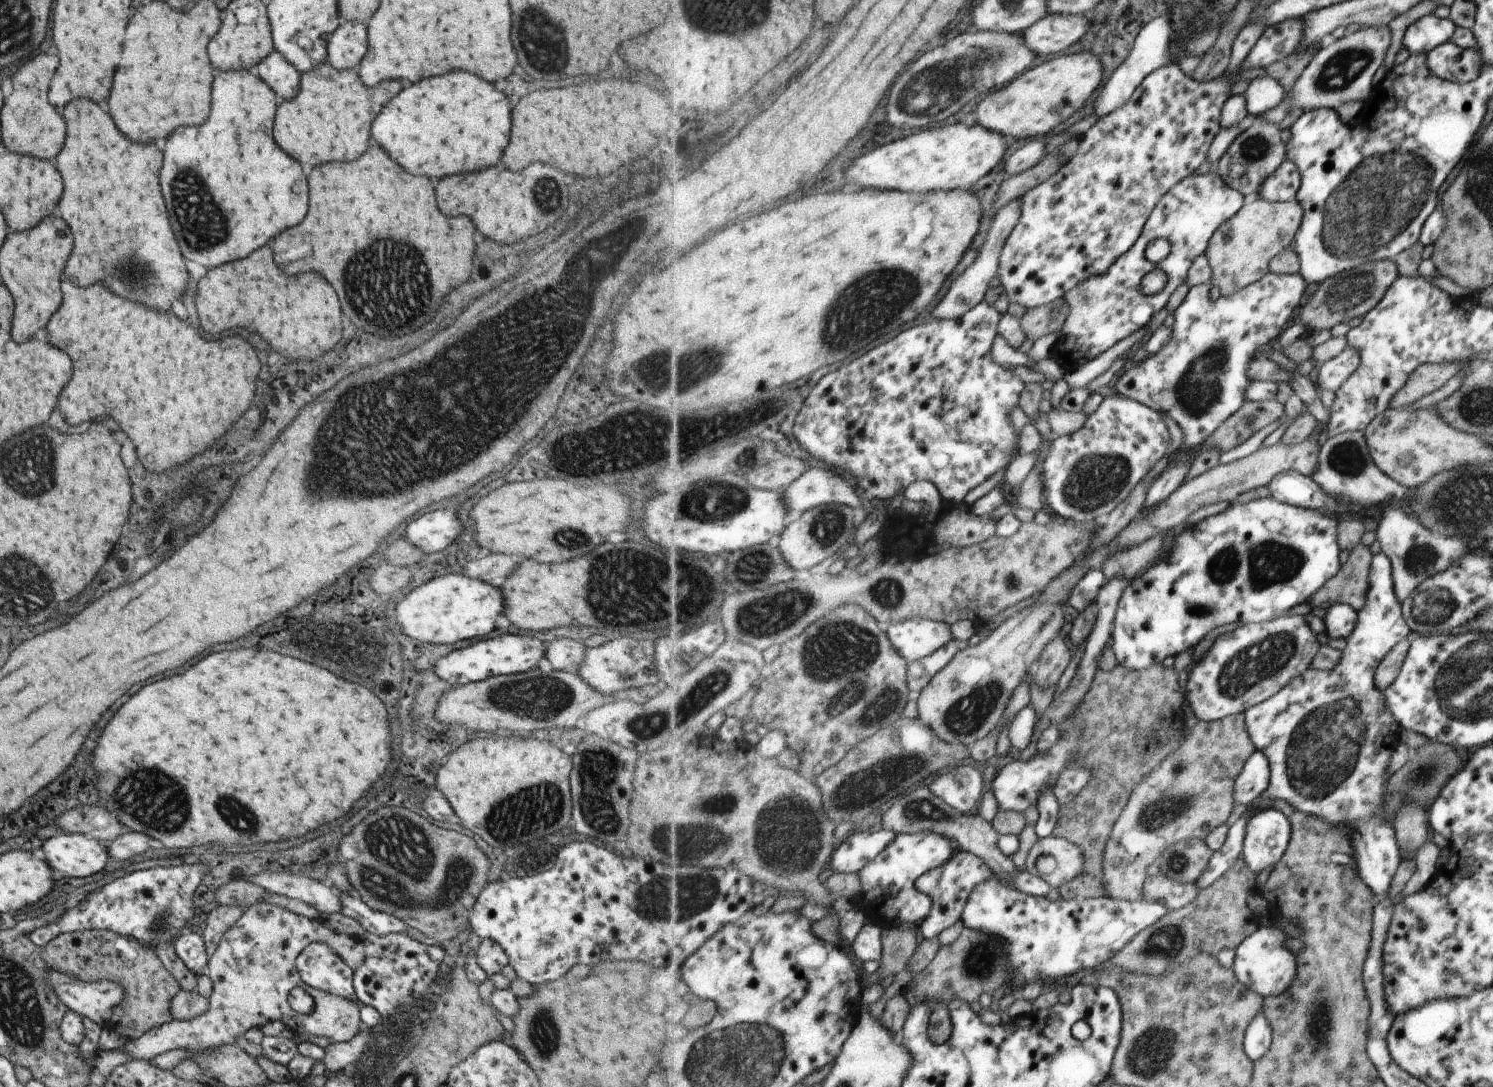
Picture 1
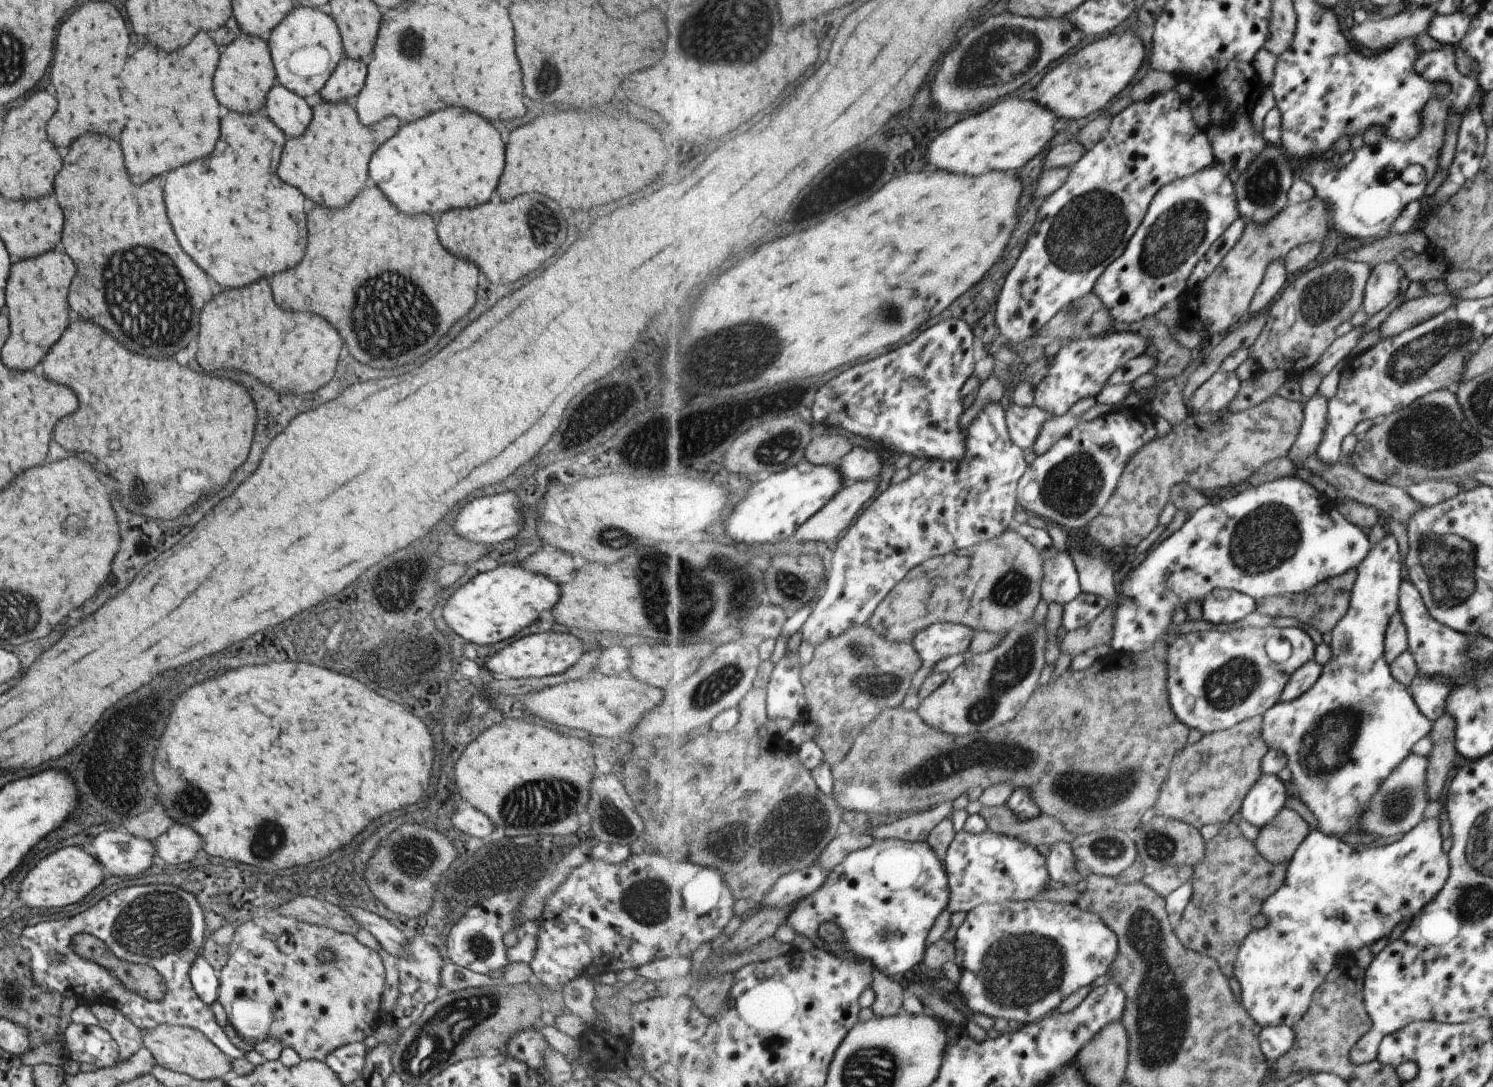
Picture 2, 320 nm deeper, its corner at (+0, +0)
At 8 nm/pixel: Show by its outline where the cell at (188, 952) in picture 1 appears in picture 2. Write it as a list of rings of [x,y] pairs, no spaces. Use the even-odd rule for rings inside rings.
[[[197,955],[189,967],[188,977],[193,992],[210,1008],[218,995],[217,972],[202,955]]]

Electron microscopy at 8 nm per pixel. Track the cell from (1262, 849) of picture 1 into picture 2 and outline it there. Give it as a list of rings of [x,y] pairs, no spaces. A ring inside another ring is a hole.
[[[1277,773],[1260,776],[1260,780],[1245,797],[1239,816],[1260,829],[1280,813],[1288,798],[1288,784]]]

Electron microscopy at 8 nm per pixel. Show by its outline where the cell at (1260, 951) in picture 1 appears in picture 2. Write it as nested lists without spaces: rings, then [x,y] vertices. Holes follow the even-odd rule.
[[[1437,817],[1421,820],[1397,841],[1359,852],[1319,830],[1308,834],[1292,858],[1286,882],[1264,902],[1262,912],[1269,918],[1267,926],[1254,930],[1244,940],[1235,964],[1242,1003],[1263,1029],[1296,1025],[1310,1009],[1317,988],[1333,970],[1334,955],[1350,954],[1387,937],[1399,922],[1417,916],[1436,897],[1451,873],[1451,862],[1441,850],[1439,823]]]

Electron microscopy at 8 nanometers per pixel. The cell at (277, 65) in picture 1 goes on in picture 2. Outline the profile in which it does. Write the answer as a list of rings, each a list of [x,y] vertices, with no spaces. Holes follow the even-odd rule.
[[[274,82],[267,93],[263,112],[287,138],[295,138],[309,124],[312,108],[305,104],[303,98]]]

